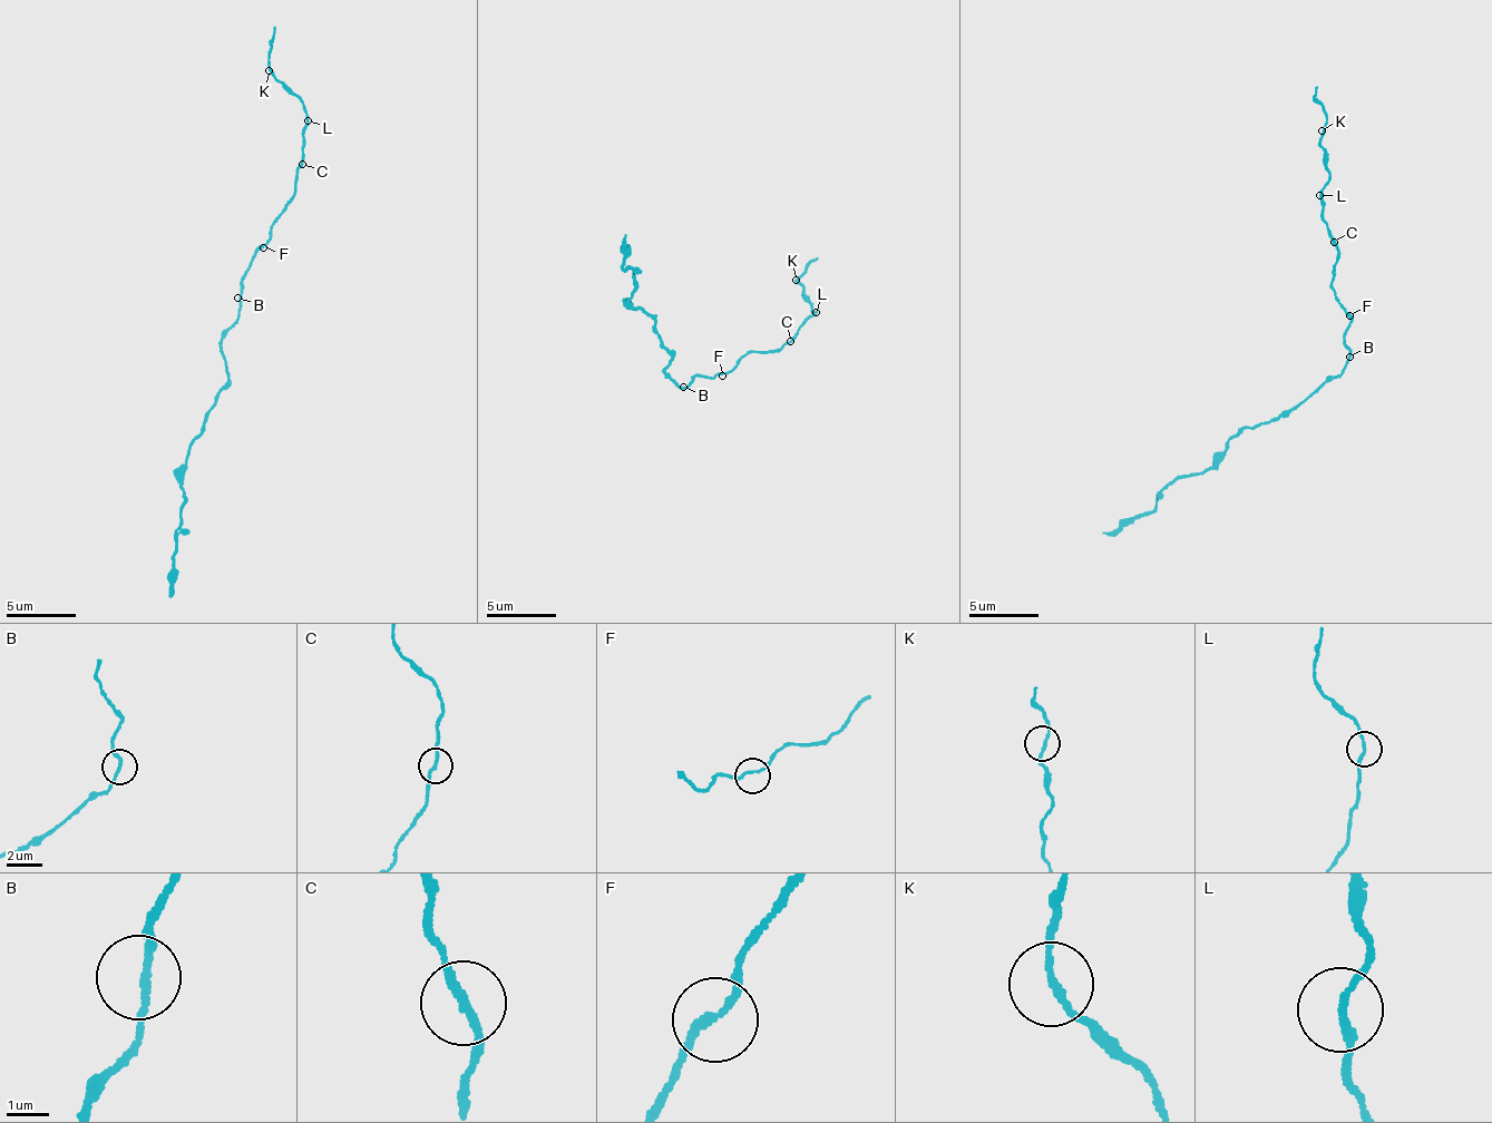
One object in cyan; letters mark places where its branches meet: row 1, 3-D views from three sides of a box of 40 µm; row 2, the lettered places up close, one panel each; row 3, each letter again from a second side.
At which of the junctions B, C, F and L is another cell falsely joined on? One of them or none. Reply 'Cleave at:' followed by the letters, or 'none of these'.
Cleave at: none of these

